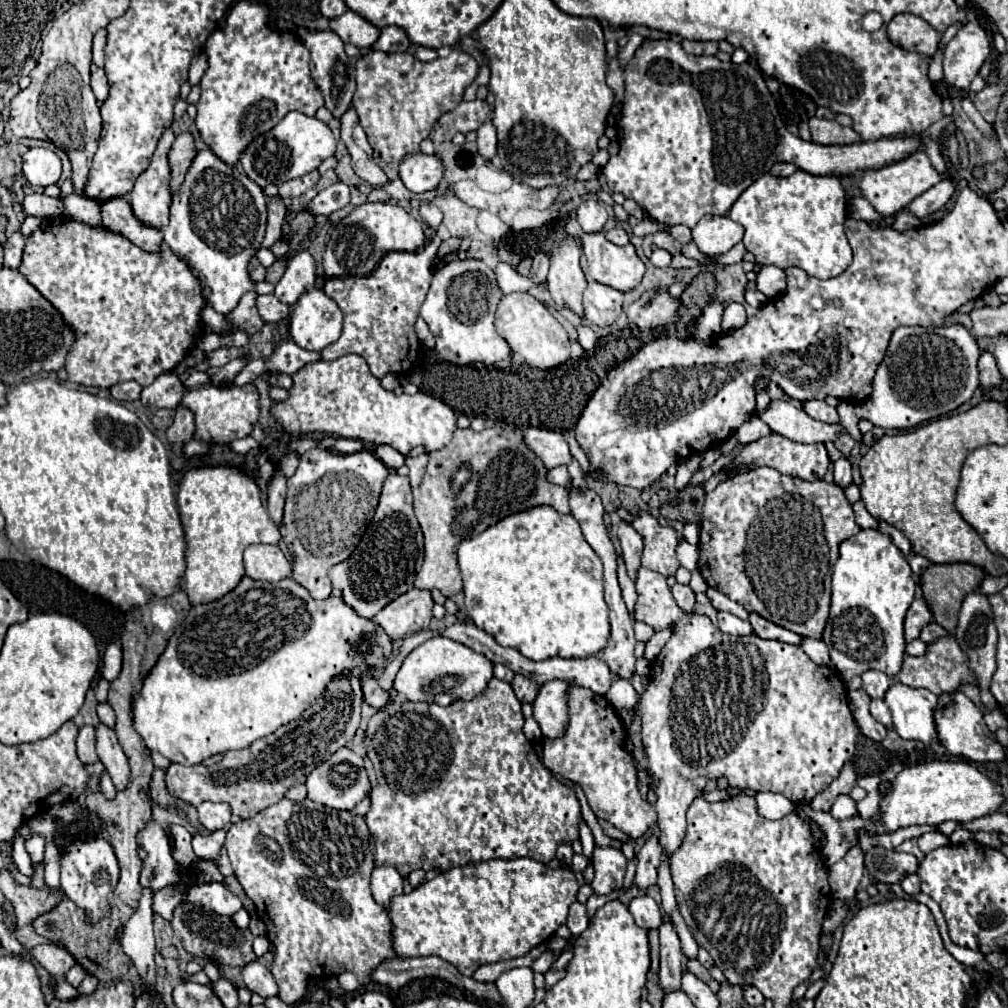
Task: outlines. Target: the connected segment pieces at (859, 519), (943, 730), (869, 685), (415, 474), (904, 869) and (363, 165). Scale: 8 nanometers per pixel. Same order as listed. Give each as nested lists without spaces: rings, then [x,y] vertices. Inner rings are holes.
[[[862,500],[856,502],[852,508],[854,508],[854,514],[856,514],[856,524],[860,528],[864,528],[864,530],[876,530],[878,528],[878,520],[862,506]]]
[[[960,690],[944,692],[938,696],[938,704],[934,708],[934,722],[936,722],[936,734],[940,744],[952,756],[962,756],[972,762],[998,762],[1006,758],[1006,748],[1000,746],[992,736],[992,732],[986,728],[982,712]]]
[[[868,670],[862,674],[862,690],[874,700],[882,698],[884,690],[888,688],[888,676],[878,670]]]
[[[418,454],[418,456],[410,456],[406,458],[406,466],[410,468],[410,484],[418,486],[422,482],[424,470],[426,470],[426,462],[428,462],[428,454]]]
[[[880,846],[872,848],[864,856],[864,864],[876,882],[886,882],[886,884],[900,882],[904,876],[914,874],[918,870],[918,860],[912,854],[896,852],[894,856],[894,850],[886,850]]]
[[[354,108],[346,112],[346,118],[342,118],[340,124],[342,124],[342,140],[354,162],[354,172],[374,188],[384,188],[390,180],[384,174],[384,170],[374,162],[374,152],[368,144],[362,126],[358,124],[358,116]]]

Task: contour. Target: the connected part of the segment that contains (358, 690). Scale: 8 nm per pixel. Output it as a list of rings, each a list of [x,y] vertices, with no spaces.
[[[340,674],[334,676],[330,680],[330,684],[326,686],[324,694],[312,704],[308,706],[302,716],[298,720],[292,720],[286,726],[280,726],[274,734],[256,740],[252,746],[244,748],[244,750],[230,750],[224,754],[224,758],[220,762],[216,762],[214,766],[182,766],[182,764],[170,764],[170,768],[166,770],[166,786],[168,790],[182,798],[184,802],[190,802],[194,806],[210,800],[210,802],[226,802],[232,808],[234,816],[240,818],[252,818],[258,812],[262,812],[264,808],[280,802],[286,794],[286,790],[294,784],[304,784],[306,776],[320,766],[322,762],[326,762],[338,748],[348,746],[360,726],[360,708],[364,704],[364,694],[362,694],[362,676],[350,676],[350,674]]]

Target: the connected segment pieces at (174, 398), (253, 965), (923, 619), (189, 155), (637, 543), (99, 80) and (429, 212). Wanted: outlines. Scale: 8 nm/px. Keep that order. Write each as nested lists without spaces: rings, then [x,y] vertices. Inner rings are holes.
[[[170,372],[170,374],[162,374],[158,376],[150,386],[146,386],[142,390],[142,404],[150,410],[158,410],[158,408],[176,408],[184,396],[186,388],[180,382],[180,378]]]
[[[250,962],[246,966],[242,966],[242,978],[248,990],[252,990],[258,996],[276,996],[278,994],[278,986],[274,982],[272,972],[262,966],[260,962]]]
[[[916,596],[908,614],[906,614],[906,622],[904,622],[904,632],[906,632],[906,642],[912,642],[912,640],[918,640],[920,638],[920,632],[926,624],[934,622],[934,616],[932,616],[932,610],[928,608],[926,600],[922,596]]]
[[[190,132],[178,134],[176,142],[170,150],[170,168],[174,170],[172,180],[170,180],[172,192],[184,182],[184,176],[186,176],[188,168],[192,166],[192,160],[194,160],[196,154],[198,154],[198,148],[194,144],[194,134],[190,134]]]
[[[620,522],[618,526],[618,538],[620,538],[620,546],[622,546],[622,558],[626,562],[626,570],[628,576],[632,580],[636,580],[636,572],[640,568],[640,556],[642,556],[642,536],[628,524],[628,522]]]
[[[92,74],[92,90],[100,104],[108,98],[108,82],[106,82],[104,74]]]
[[[424,202],[420,206],[420,216],[422,216],[422,222],[428,224],[430,228],[438,228],[442,224],[442,212],[434,204]]]

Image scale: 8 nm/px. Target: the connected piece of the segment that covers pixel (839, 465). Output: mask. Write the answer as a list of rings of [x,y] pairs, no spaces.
[[[840,458],[834,462],[834,484],[840,488],[846,488],[852,484],[852,466],[846,458]]]

